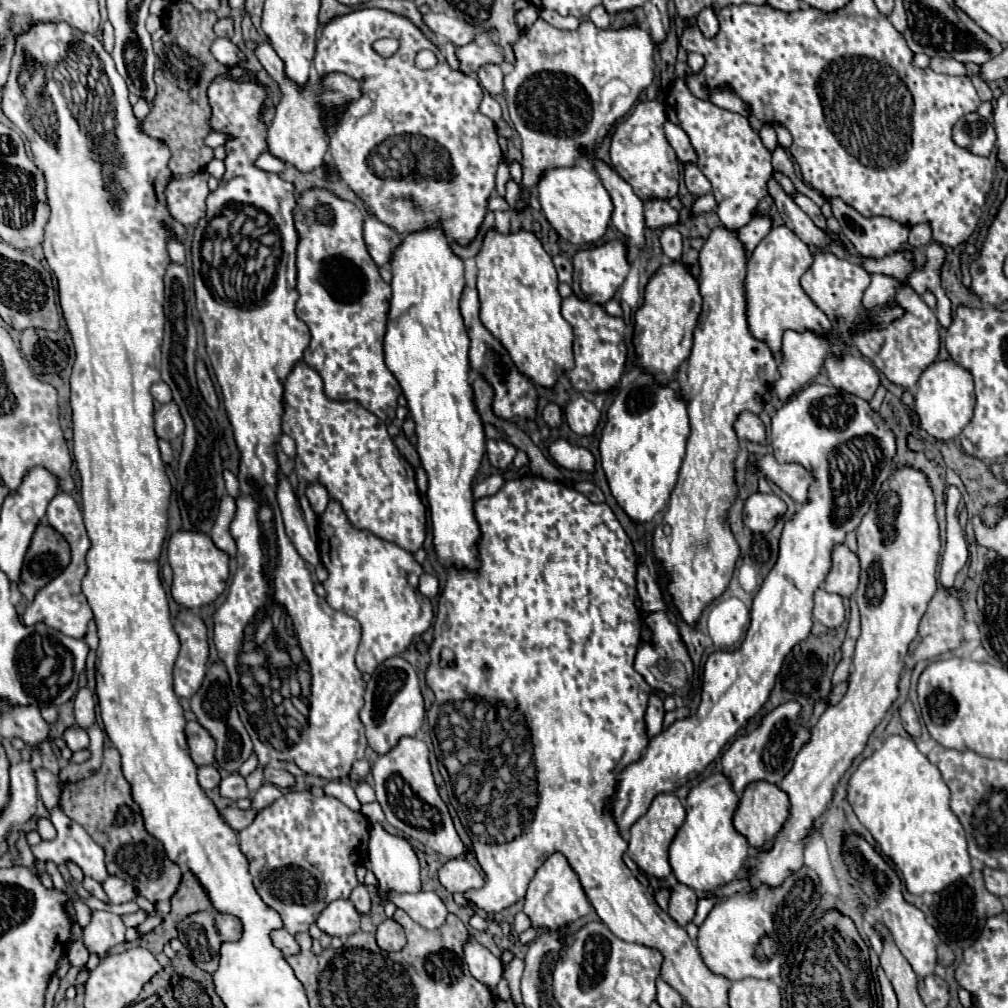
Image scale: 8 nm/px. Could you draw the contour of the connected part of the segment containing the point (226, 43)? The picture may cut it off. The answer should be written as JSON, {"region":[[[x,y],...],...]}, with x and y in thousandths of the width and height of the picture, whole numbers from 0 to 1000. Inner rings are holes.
{"region":[[[214,38],[208,46],[208,52],[220,63],[238,63],[242,60],[242,54],[226,38]]]}

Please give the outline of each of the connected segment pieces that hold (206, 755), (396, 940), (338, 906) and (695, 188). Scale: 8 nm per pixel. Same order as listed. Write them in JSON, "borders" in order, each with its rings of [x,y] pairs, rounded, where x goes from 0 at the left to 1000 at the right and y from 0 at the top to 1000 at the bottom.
{"borders":[[[[196,716],[185,718],[185,734],[188,742],[188,752],[194,760],[212,758],[212,734]]],[[[381,913],[377,919],[375,919],[375,925],[373,925],[373,937],[383,942],[383,944],[393,944],[393,942],[399,942],[401,937],[403,937],[403,929],[401,929],[401,923],[397,917],[393,917],[391,913]]],[[[333,893],[323,899],[323,903],[315,909],[313,917],[319,925],[335,931],[345,931],[347,927],[357,923],[357,907],[349,899],[347,893]]],[[[683,161],[679,165],[679,179],[681,179],[681,187],[687,194],[694,196],[698,192],[704,192],[706,190],[706,185],[702,181],[702,177],[692,169],[692,165],[688,161]]]]}

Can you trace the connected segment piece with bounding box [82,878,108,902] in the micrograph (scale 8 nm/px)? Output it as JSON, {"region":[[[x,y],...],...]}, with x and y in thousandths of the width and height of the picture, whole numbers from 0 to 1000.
{"region":[[[83,871],[83,875],[81,875],[81,879],[93,889],[93,891],[97,891],[97,893],[101,893],[101,895],[107,895],[107,891],[105,891],[105,885],[101,883],[101,877],[97,877],[95,873],[91,873],[91,871]]]}

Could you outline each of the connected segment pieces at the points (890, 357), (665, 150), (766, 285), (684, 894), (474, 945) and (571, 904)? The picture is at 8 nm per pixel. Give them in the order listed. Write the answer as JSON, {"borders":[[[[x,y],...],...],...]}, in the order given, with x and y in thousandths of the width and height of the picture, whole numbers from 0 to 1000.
{"borders":[[[[893,286],[885,298],[889,298],[899,308],[899,312],[877,327],[867,327],[867,325],[861,325],[861,321],[853,321],[851,323],[853,331],[845,333],[845,341],[849,341],[853,351],[859,357],[863,357],[883,379],[899,387],[905,387],[913,371],[931,353],[931,343],[933,343],[931,317],[927,308],[923,308],[905,286]]],[[[651,99],[633,101],[631,107],[611,123],[607,133],[605,145],[605,159],[607,167],[629,187],[631,194],[637,198],[657,196],[663,198],[673,192],[673,177],[675,177],[675,163],[661,139],[659,122],[662,115],[659,105]]],[[[766,226],[766,230],[754,238],[746,256],[742,260],[740,272],[740,302],[742,302],[742,321],[746,333],[758,337],[768,353],[774,353],[776,329],[780,325],[786,327],[808,327],[821,329],[825,319],[821,313],[804,298],[804,294],[796,288],[794,276],[804,266],[806,260],[804,246],[782,226]]],[[[671,877],[663,901],[665,911],[669,911],[673,919],[681,919],[688,911],[688,903],[690,903],[690,885],[677,877]]],[[[466,931],[464,937],[460,938],[460,950],[462,950],[462,956],[466,958],[468,968],[474,974],[482,976],[484,982],[490,986],[494,974],[498,972],[498,954],[496,954],[496,950],[488,948],[488,944],[484,944],[470,931]]],[[[548,847],[530,867],[526,873],[522,891],[520,891],[520,907],[526,911],[528,921],[532,923],[554,923],[558,919],[563,919],[567,915],[573,915],[575,911],[583,909],[587,903],[585,895],[581,893],[581,887],[573,875],[573,869],[563,859],[562,851],[558,847]]]]}

